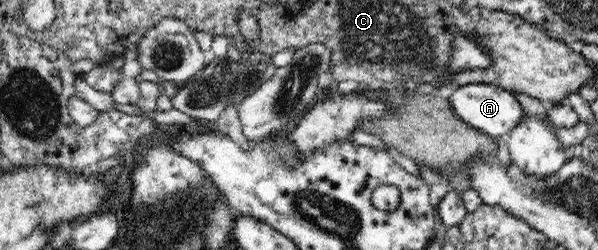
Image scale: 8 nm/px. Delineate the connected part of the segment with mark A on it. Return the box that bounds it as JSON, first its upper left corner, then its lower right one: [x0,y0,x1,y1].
[449,83,527,138]

